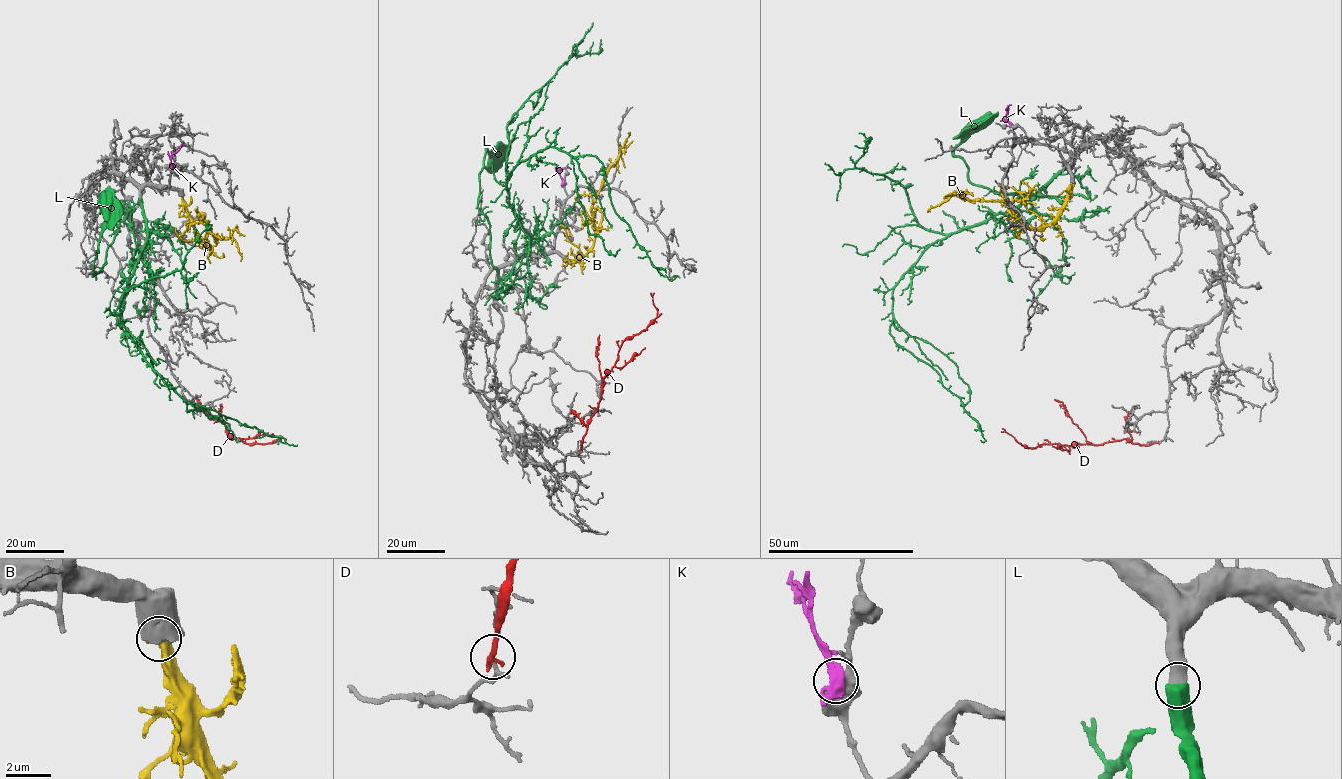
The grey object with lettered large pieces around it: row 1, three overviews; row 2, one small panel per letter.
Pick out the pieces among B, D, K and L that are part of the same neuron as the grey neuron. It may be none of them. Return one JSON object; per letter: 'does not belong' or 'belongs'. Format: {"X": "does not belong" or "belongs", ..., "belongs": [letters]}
{"B": "does not belong", "D": "does not belong", "K": "does not belong", "L": "belongs", "belongs": ["L"]}

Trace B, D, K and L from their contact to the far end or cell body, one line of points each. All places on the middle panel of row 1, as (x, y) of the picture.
B: (565, 260), (574, 262), (593, 245), (591, 207), (604, 176), (618, 157), (628, 133)
D: (580, 449), (601, 397), (603, 378), (615, 364), (619, 347), (657, 316), (650, 293)
K: (563, 182), (559, 170), (571, 169)
L: (524, 251), (530, 234), (507, 179), (554, 147), (597, 156), (616, 212), (674, 275)

